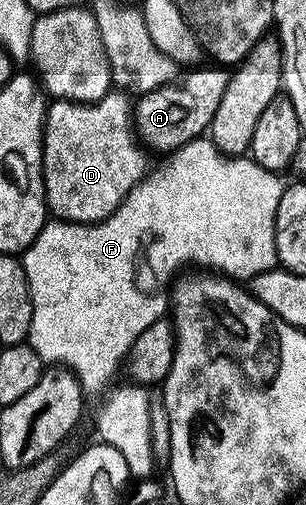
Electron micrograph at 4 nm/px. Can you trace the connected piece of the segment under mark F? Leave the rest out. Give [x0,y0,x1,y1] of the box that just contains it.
[21,136,285,395]

